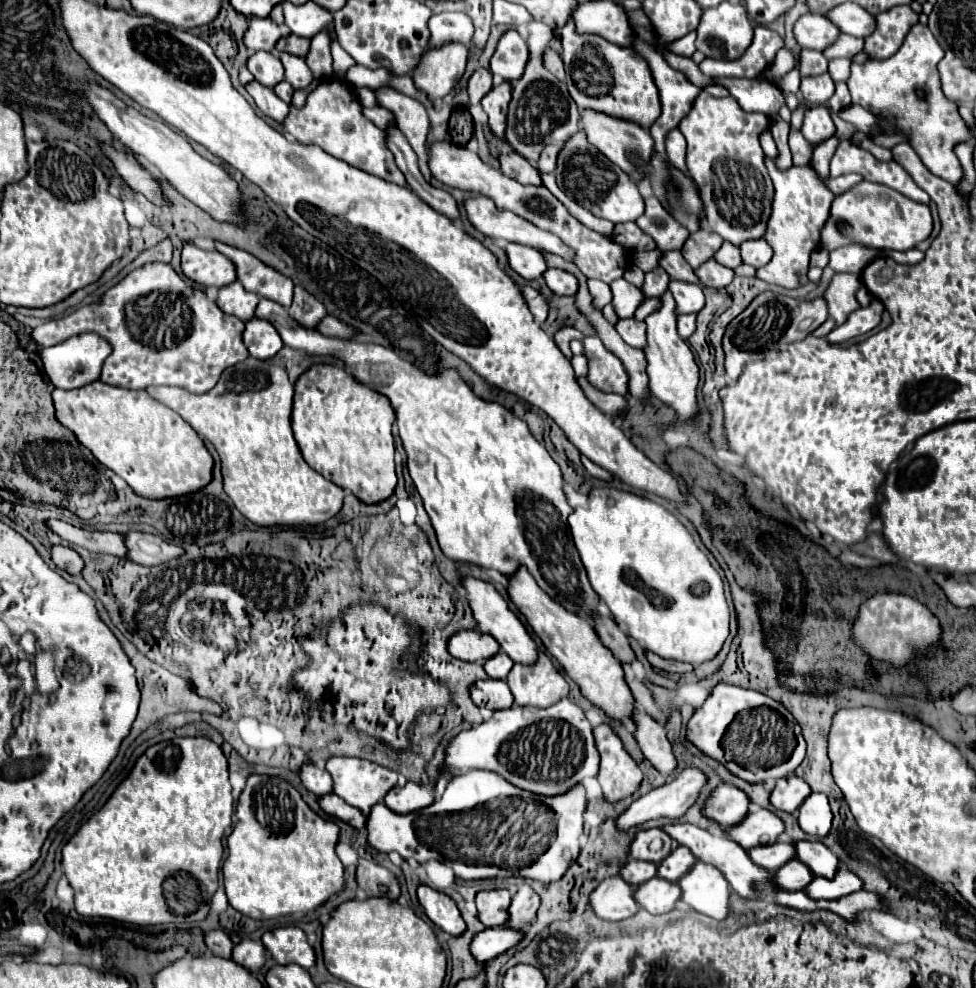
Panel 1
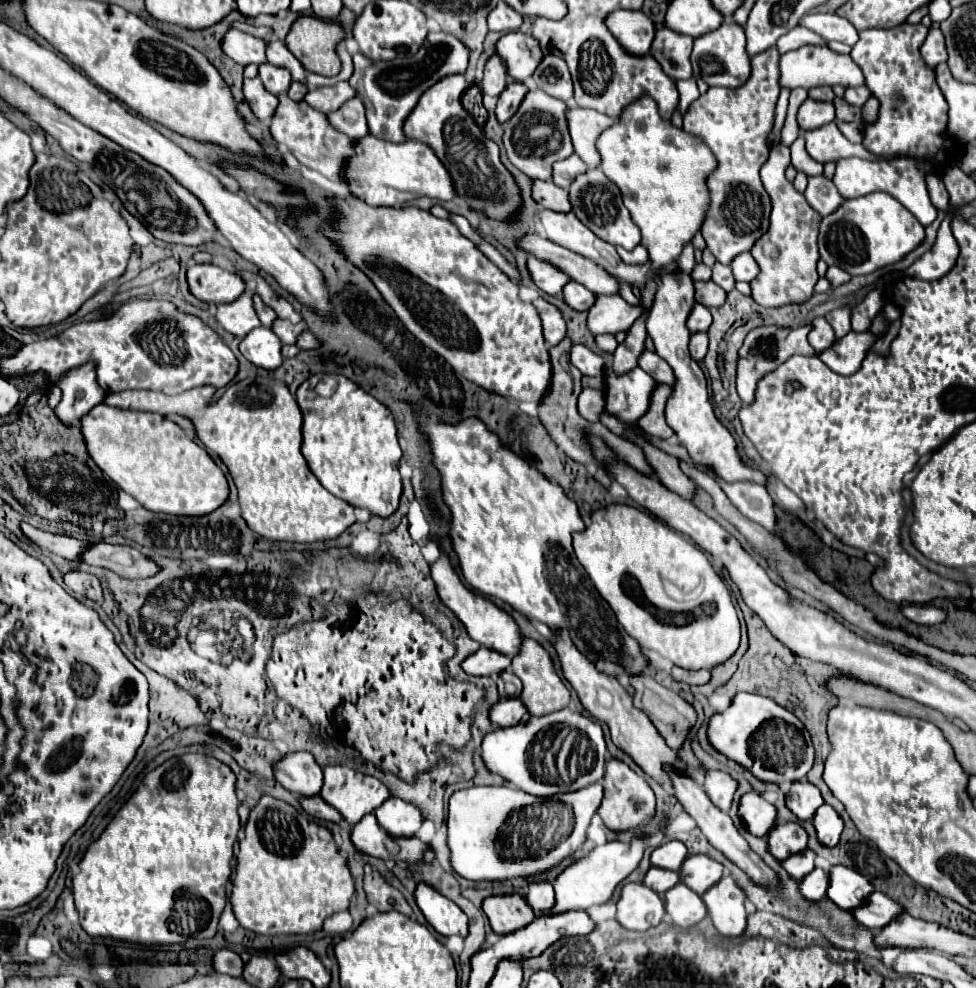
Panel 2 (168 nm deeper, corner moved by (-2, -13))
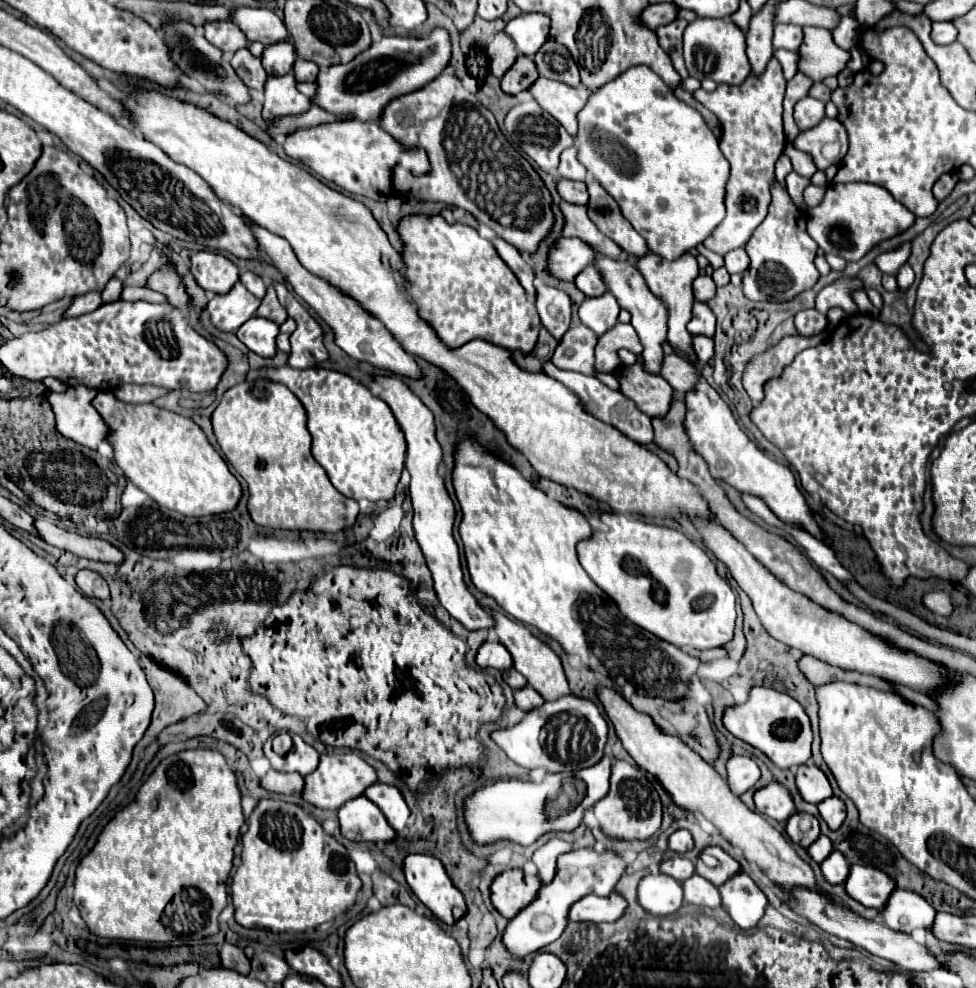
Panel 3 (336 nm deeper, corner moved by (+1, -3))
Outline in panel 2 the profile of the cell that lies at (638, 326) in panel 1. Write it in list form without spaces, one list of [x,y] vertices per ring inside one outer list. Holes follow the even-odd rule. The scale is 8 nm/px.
[[[645,350],[639,358],[639,366],[649,374],[653,376],[659,384],[667,384],[667,386],[673,386],[675,384],[675,374],[671,370],[671,366],[655,352],[649,352]]]

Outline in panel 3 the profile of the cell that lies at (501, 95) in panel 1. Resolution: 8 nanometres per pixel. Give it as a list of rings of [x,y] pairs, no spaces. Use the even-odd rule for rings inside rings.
[[[518,56],[514,66],[502,76],[500,86],[506,94],[516,96],[518,92],[528,90],[536,80],[538,80],[538,70],[536,70],[534,62],[526,56]]]

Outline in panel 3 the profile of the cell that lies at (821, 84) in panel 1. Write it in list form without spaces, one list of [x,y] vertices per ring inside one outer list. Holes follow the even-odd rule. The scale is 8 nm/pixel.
[[[804,96],[794,106],[794,120],[800,130],[808,130],[816,126],[824,118],[824,102],[812,96]]]

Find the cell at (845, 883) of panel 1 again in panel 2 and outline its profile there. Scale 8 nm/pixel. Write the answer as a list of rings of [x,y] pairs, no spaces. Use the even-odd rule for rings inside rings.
[[[877,892],[877,894],[871,894],[871,898],[867,900],[867,906],[861,906],[859,910],[851,910],[851,912],[863,926],[871,928],[873,934],[877,934],[887,924],[897,920],[905,912],[905,908],[899,902],[885,896],[883,892]]]

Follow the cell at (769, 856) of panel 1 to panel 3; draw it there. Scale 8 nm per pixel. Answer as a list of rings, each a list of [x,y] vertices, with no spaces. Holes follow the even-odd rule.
[[[820,834],[818,840],[808,848],[810,858],[812,858],[814,862],[818,862],[818,864],[820,864],[820,860],[824,860],[830,852],[832,852],[832,842],[830,842],[824,834]]]

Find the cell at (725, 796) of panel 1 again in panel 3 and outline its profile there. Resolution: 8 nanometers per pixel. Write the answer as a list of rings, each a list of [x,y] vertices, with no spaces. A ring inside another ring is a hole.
[[[770,782],[764,788],[758,788],[754,792],[754,804],[756,804],[756,812],[784,824],[786,818],[794,812],[794,802],[790,798],[790,792],[778,784],[778,782]]]

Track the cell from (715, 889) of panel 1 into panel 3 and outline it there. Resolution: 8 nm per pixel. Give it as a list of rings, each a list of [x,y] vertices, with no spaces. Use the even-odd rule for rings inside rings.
[[[738,872],[736,876],[730,876],[728,882],[724,882],[718,890],[722,908],[742,930],[750,930],[758,924],[768,906],[768,900],[748,874]]]

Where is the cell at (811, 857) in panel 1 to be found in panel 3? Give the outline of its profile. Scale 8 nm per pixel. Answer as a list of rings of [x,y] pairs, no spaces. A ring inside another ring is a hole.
[[[852,864],[844,888],[846,894],[856,902],[880,910],[886,904],[890,892],[896,888],[896,884],[888,874],[884,874],[878,868]]]

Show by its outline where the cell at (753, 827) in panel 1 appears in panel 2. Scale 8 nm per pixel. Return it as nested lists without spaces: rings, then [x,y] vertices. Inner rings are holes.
[[[779,822],[769,834],[769,850],[777,860],[785,860],[807,848],[807,832],[801,824]]]

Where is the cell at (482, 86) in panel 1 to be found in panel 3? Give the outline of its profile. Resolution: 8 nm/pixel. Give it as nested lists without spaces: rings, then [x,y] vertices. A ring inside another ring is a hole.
[[[498,32],[498,34],[494,36],[494,40],[488,44],[486,56],[488,56],[488,60],[490,60],[490,72],[492,72],[496,78],[502,78],[504,72],[514,64],[518,52],[516,52],[514,42],[512,42],[504,32]]]

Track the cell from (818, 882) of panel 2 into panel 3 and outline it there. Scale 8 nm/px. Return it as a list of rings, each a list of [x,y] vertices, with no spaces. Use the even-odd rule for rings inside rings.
[[[832,852],[832,856],[828,856],[828,860],[824,860],[820,864],[822,876],[826,882],[830,884],[844,884],[846,876],[848,876],[848,860],[844,858],[844,854],[840,852]]]

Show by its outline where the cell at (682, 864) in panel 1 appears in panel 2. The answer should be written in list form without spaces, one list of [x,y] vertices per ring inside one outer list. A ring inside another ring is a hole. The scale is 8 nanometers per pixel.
[[[695,854],[687,858],[681,872],[683,872],[683,884],[687,884],[697,894],[703,894],[721,880],[723,864],[705,854]]]

